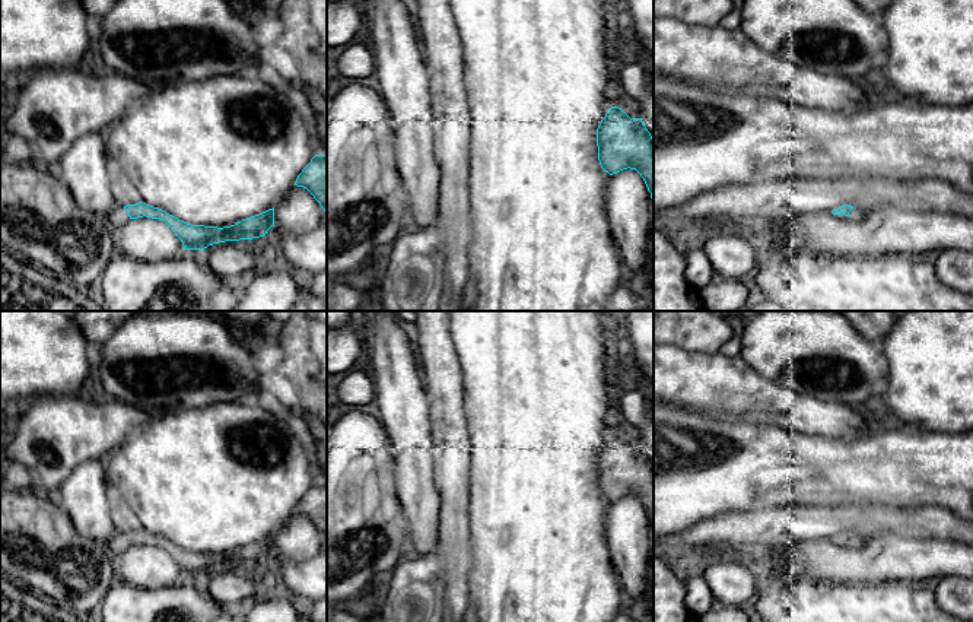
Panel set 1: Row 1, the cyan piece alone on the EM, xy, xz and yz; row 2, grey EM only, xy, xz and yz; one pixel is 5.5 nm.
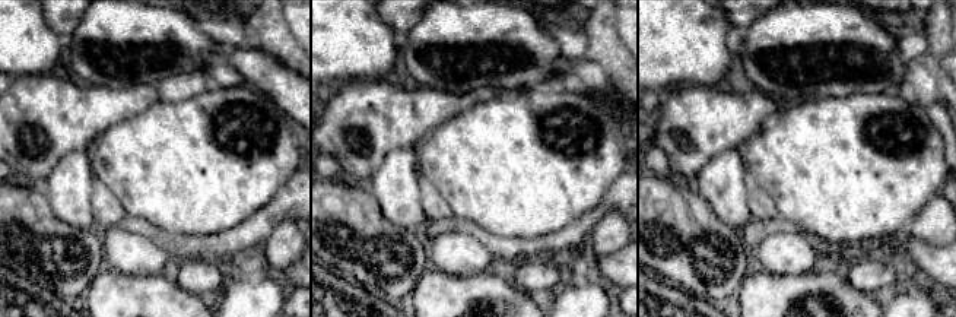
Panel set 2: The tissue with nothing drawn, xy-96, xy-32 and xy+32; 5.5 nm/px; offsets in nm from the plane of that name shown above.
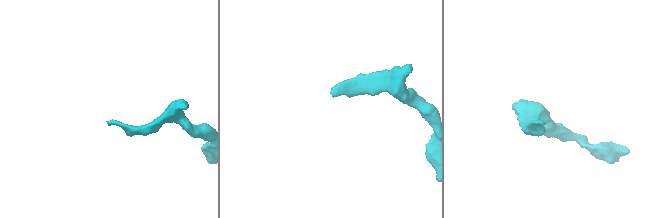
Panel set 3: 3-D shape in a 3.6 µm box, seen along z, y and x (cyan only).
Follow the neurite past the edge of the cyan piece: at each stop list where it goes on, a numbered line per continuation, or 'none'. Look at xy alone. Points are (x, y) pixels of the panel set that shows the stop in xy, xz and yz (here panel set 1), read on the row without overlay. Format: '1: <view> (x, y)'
1: xy (118, 543)

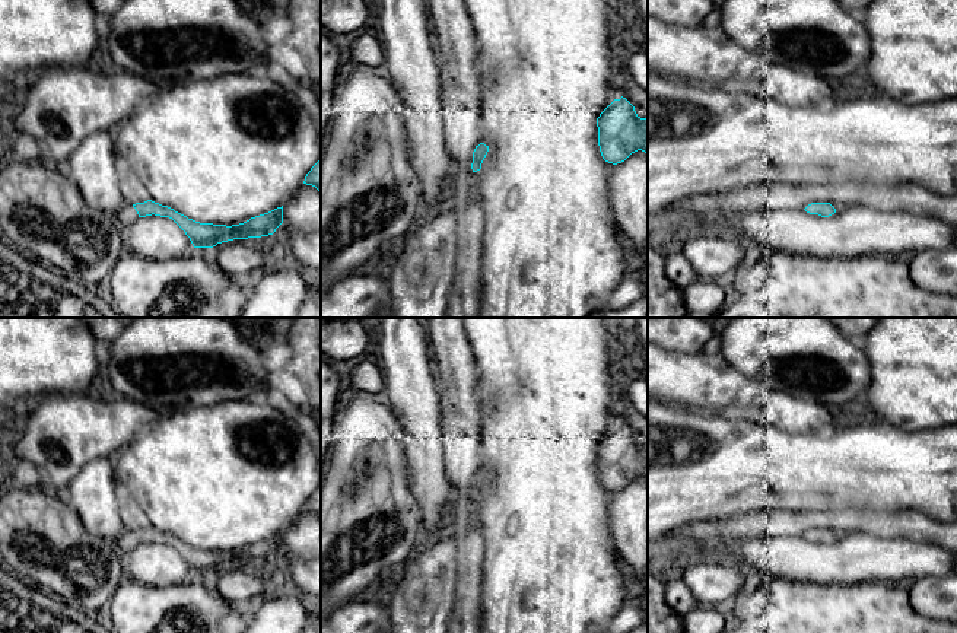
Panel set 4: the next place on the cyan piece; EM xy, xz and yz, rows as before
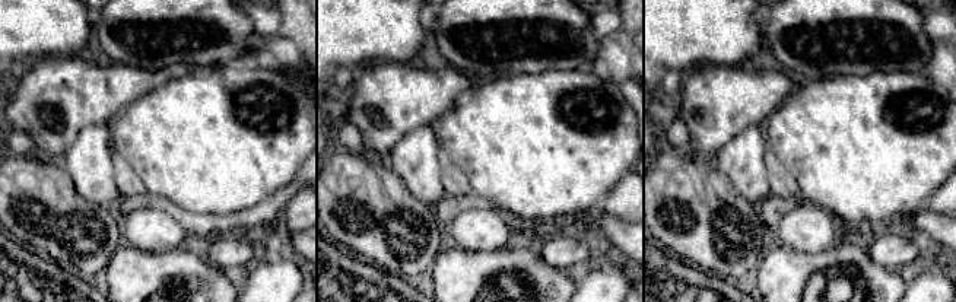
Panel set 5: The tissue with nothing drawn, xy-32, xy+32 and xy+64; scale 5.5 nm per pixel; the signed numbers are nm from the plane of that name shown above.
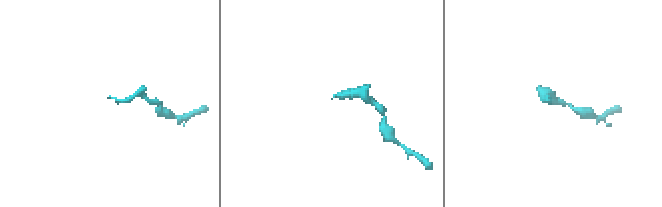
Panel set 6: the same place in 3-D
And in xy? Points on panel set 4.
1: xy (127, 541)

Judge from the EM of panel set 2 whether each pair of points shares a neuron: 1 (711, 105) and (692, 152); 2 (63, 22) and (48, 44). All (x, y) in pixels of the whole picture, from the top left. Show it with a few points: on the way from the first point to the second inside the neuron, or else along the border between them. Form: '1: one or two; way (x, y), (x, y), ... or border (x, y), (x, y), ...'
1: one; way (704, 117), (692, 129), (692, 140)
2: two; border (43, 15), (44, 21), (64, 40)

